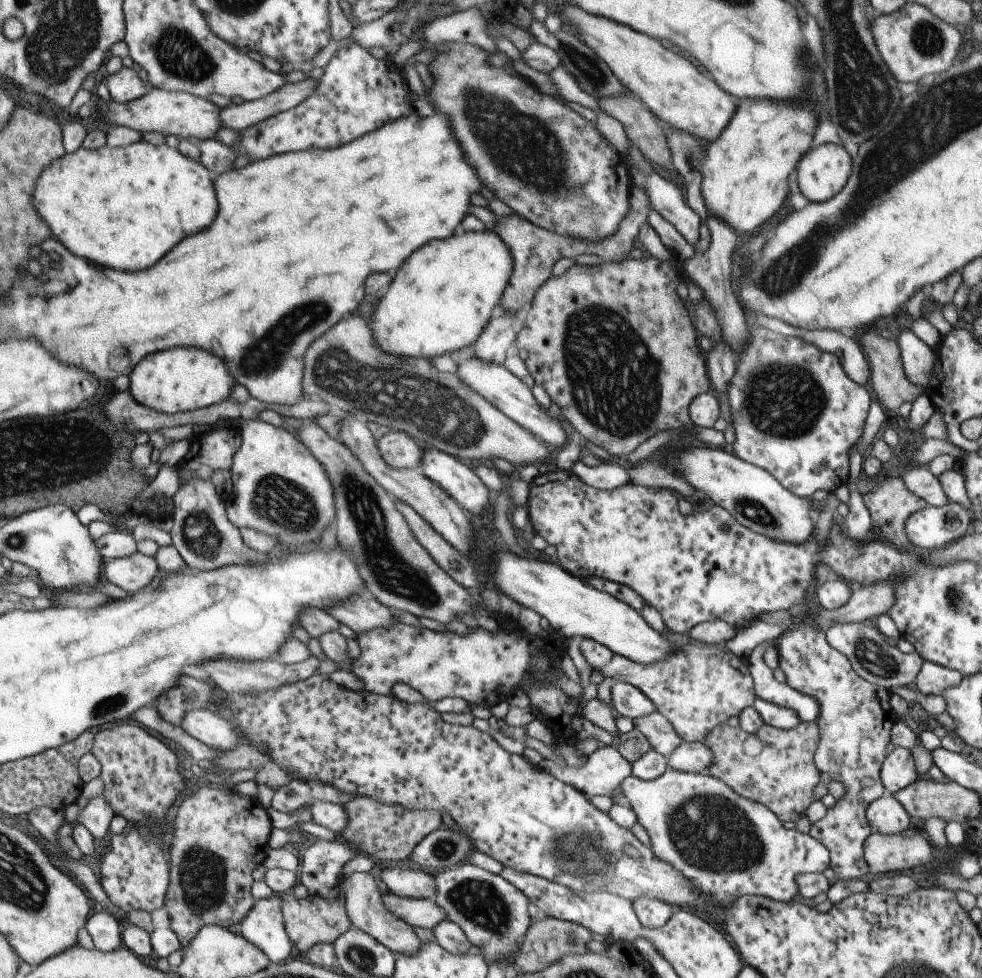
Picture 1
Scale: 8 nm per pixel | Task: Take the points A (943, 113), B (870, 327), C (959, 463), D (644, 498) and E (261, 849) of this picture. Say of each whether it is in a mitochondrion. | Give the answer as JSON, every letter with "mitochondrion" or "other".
{"A":"mitochondrion","B":"other","C":"other","D":"other","E":"other"}

